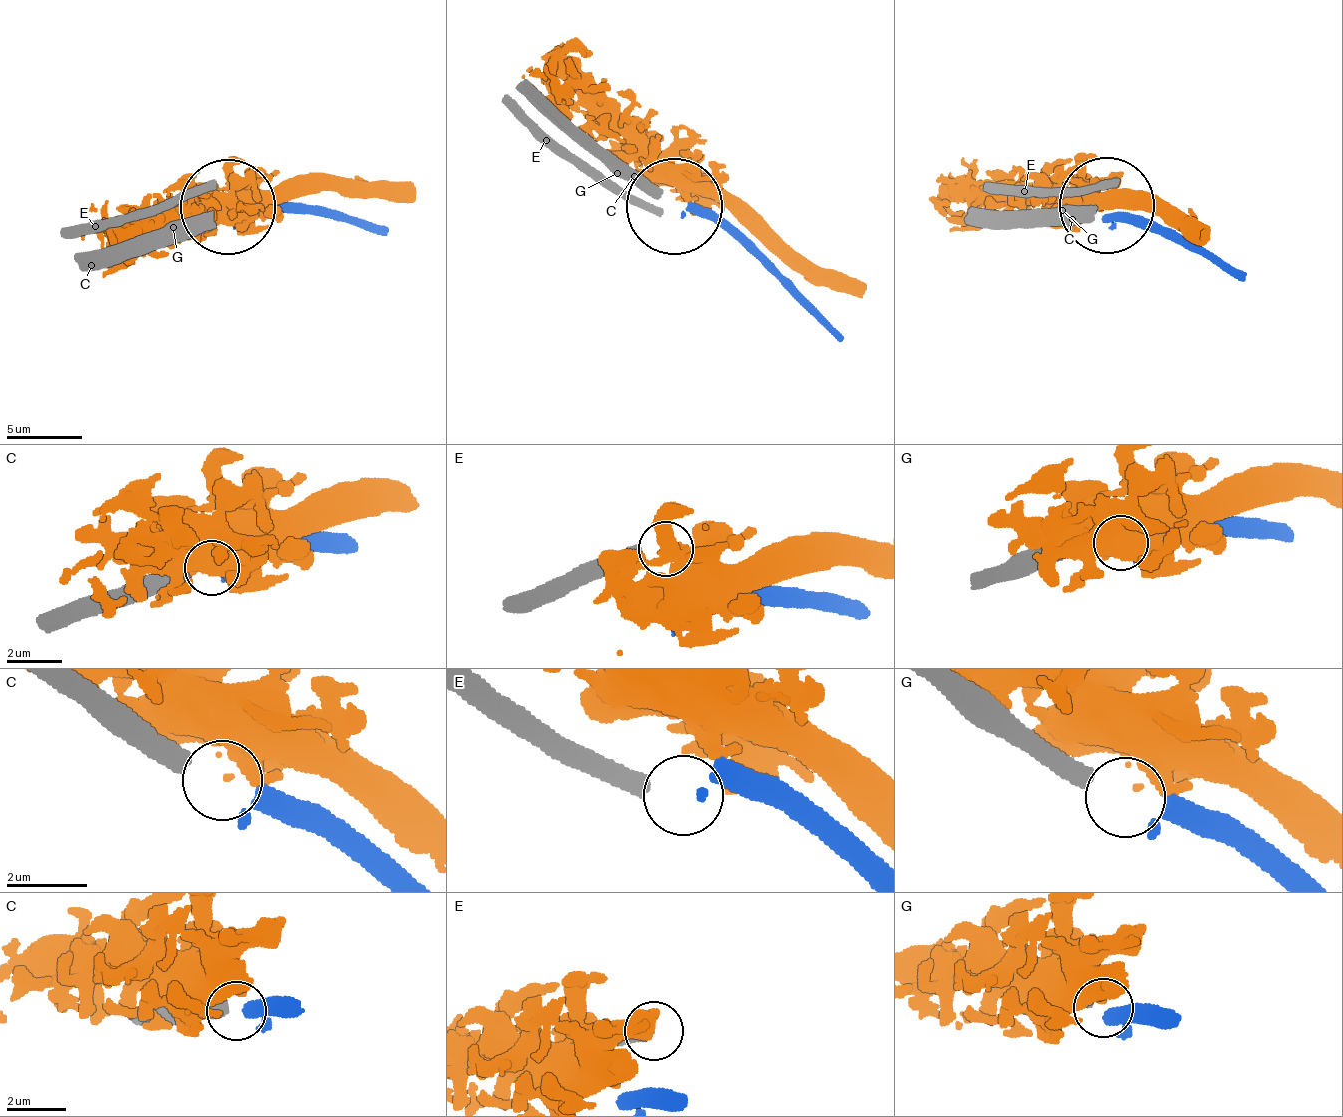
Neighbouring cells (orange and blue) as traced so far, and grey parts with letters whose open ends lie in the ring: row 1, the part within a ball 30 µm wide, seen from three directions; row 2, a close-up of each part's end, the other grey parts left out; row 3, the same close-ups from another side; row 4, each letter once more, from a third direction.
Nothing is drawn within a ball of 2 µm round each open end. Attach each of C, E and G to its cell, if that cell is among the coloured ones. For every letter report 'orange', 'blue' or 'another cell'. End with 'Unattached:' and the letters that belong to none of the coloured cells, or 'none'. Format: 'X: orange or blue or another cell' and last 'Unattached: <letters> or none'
C: blue
E: another cell
G: another cell
Unattached: E, G

